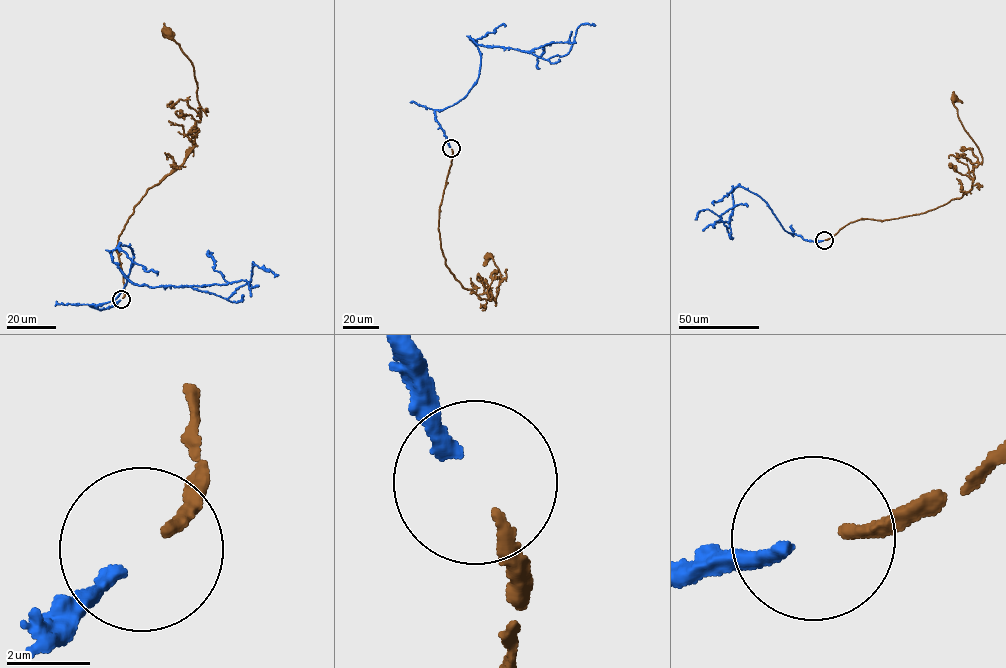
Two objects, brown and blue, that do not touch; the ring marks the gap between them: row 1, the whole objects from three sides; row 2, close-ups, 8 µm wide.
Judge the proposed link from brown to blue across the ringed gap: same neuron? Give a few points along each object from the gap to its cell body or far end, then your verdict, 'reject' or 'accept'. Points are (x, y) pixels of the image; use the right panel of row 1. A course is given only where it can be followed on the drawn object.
brown via (825, 239), (850, 223), (925, 212), (970, 190), (973, 166), (982, 157), (958, 116), (954, 98) | blue via (823, 240), (787, 231), (761, 197), (738, 186), (732, 194), (731, 234), (709, 210), (700, 210), (696, 219) | accept

